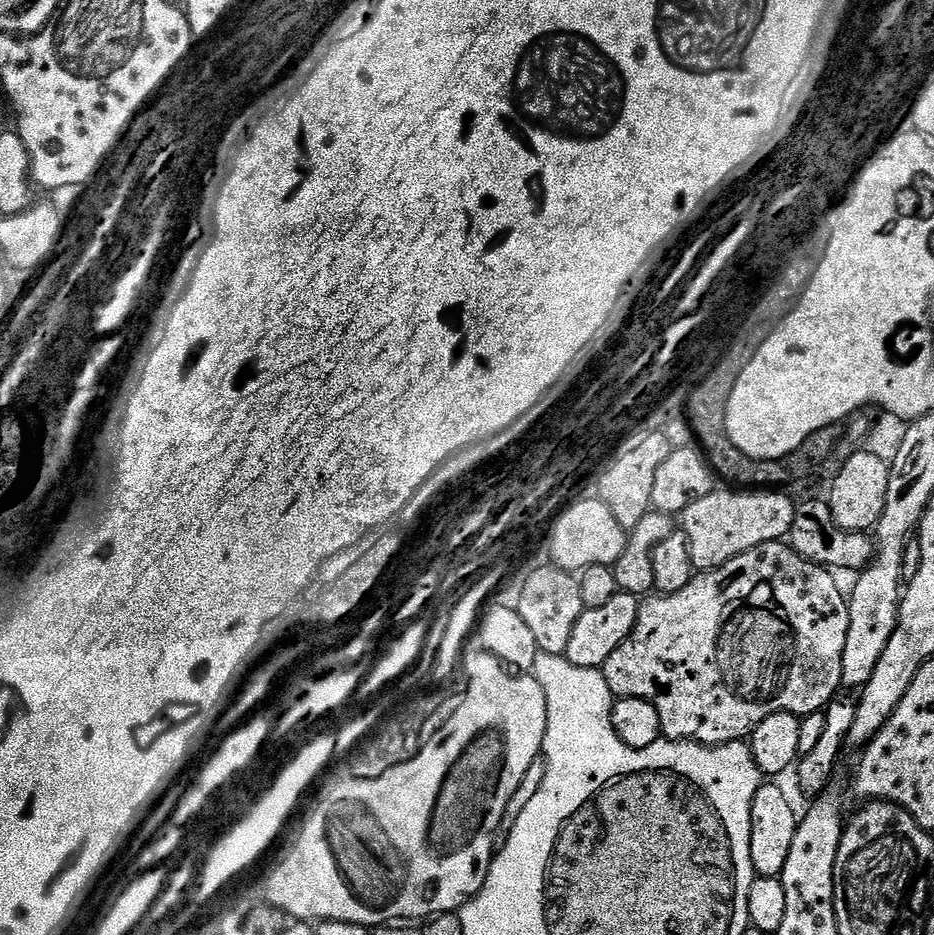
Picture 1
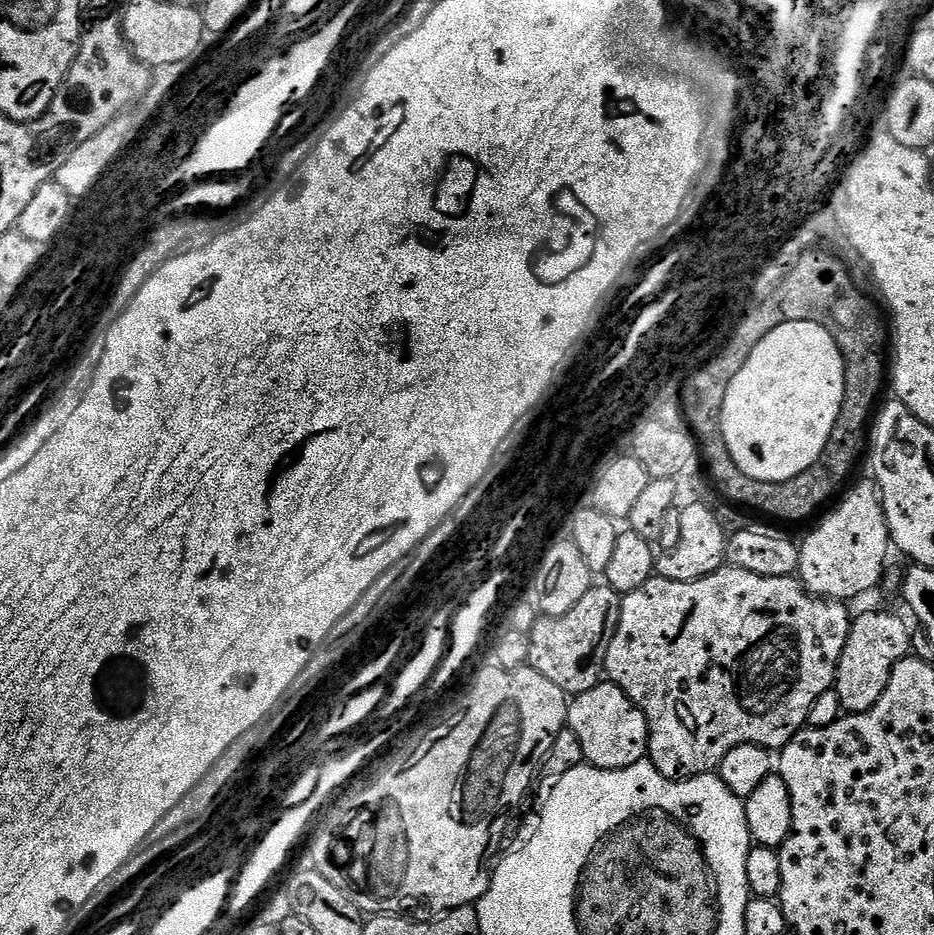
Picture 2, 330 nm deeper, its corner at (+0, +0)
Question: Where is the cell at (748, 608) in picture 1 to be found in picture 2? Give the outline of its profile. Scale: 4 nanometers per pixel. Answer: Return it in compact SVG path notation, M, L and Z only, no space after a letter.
M725 566L706 578L698 578L694 582L670 582L666 578L653 575L638 590L627 593L620 602L618 630L614 630L614 638L610 638L610 650L606 650L604 670L607 679L616 684L642 710L648 723L647 759L662 775L671 780L689 780L695 776L707 776L715 773L720 767L722 758L734 750L734 746L756 744L759 748L779 750L785 748L808 723L810 706L814 706L820 695L833 691L836 682L838 662L842 658L842 650L846 646L846 638L850 634L853 617L848 616L849 605L838 600L825 600L822 596L813 596L796 576L759 576L750 574L750 570L742 570Z

